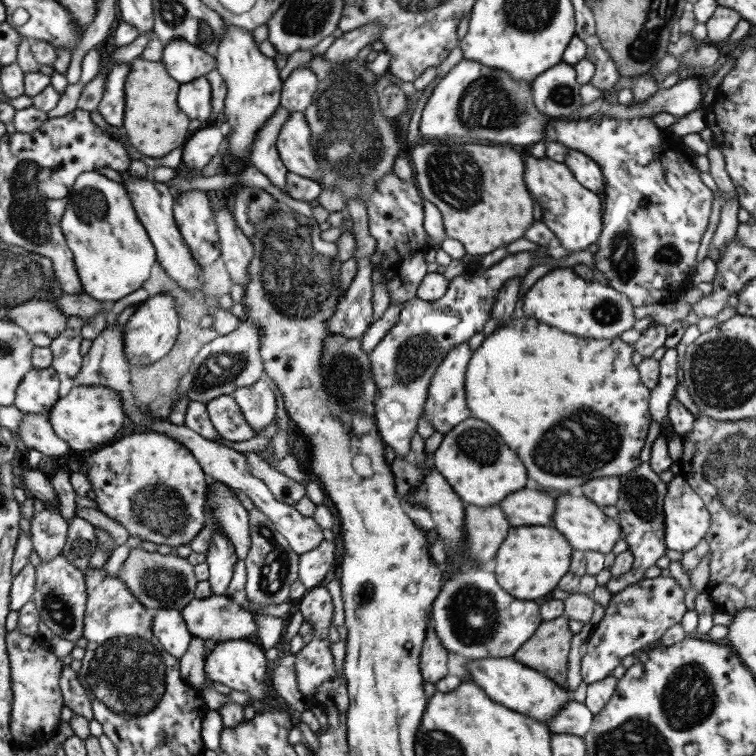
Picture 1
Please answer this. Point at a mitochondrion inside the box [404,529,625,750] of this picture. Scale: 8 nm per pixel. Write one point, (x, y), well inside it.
(473, 613)

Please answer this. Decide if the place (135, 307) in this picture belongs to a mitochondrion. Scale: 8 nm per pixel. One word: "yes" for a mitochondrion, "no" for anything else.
no

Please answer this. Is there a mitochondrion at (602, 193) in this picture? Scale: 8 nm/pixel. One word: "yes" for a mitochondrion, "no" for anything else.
no

